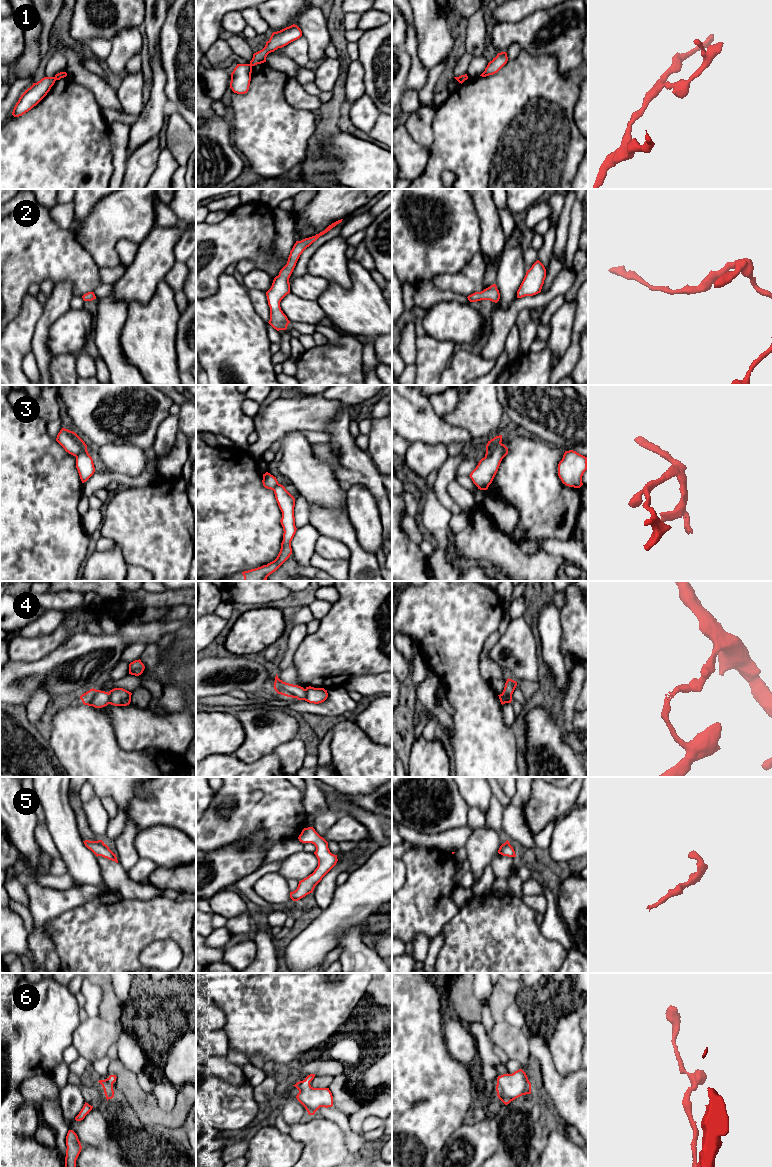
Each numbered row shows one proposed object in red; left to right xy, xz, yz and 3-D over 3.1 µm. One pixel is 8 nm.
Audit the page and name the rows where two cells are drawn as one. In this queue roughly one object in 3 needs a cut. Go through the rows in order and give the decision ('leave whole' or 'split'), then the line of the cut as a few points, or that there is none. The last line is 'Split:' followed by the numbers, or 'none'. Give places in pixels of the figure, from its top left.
1: split | xy (54, 77), (55, 80)
2: leave whole | no cut
3: split | yz (501, 443), (485, 457)
4: split | xy (108, 693), (110, 703)
5: leave whole | no cut
6: leave whole | no cut
Split: 1, 3, 4

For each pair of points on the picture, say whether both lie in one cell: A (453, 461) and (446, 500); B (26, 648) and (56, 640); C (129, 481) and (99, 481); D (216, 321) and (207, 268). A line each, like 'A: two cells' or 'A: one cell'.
A: one cell
B: one cell
C: one cell
D: two cells

